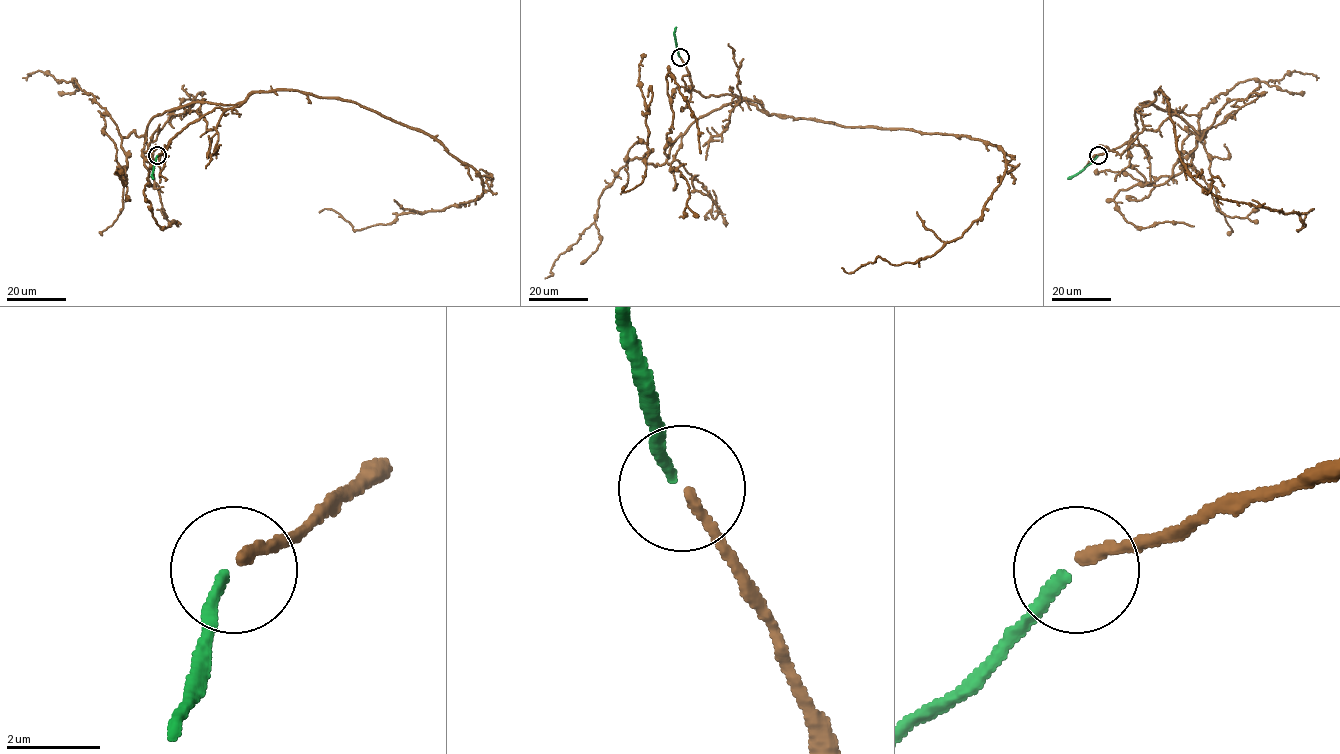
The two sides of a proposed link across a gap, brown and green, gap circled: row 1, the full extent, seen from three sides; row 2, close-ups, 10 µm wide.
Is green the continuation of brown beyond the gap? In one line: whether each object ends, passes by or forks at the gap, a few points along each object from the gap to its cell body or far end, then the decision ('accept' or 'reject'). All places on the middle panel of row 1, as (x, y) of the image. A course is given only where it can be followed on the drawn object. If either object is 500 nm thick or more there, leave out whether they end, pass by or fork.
brown ends | green ends | brown via (680, 57), (705, 97), (968, 136), (1004, 155), (999, 186), (960, 237), (915, 263), (841, 268) | green via (680, 57), (676, 27) | accept

